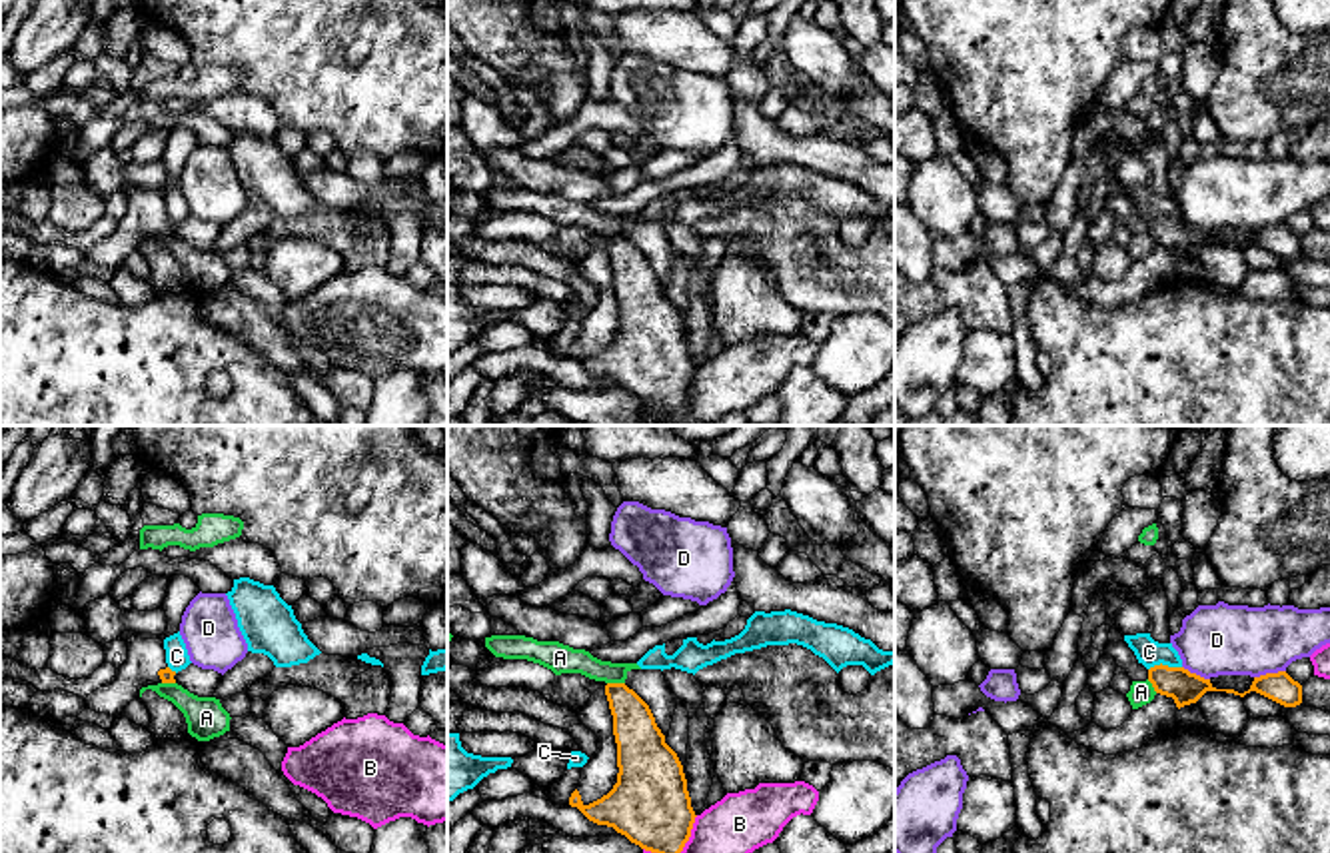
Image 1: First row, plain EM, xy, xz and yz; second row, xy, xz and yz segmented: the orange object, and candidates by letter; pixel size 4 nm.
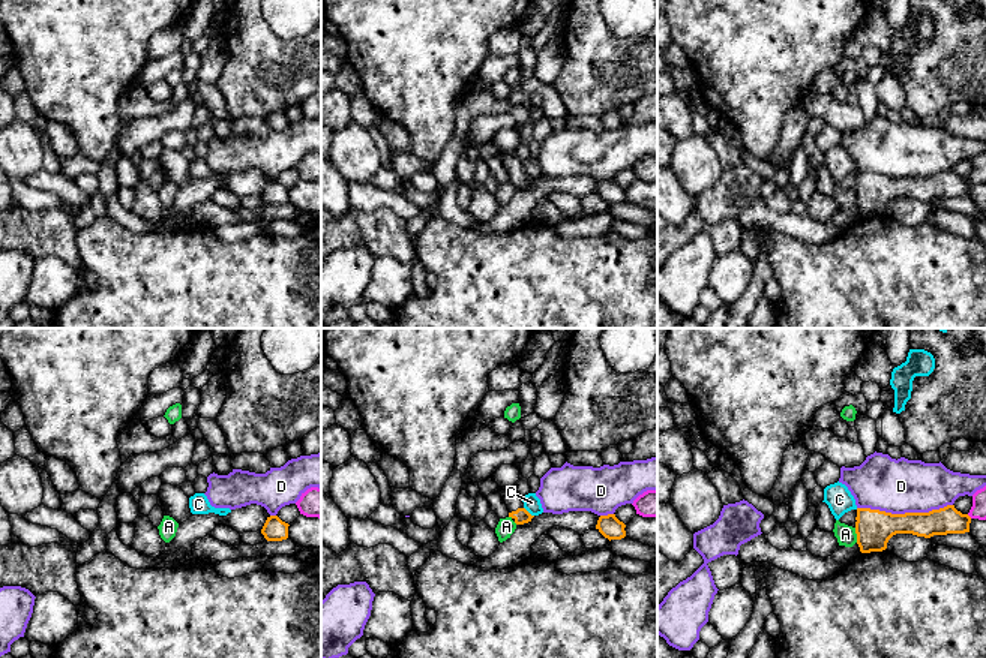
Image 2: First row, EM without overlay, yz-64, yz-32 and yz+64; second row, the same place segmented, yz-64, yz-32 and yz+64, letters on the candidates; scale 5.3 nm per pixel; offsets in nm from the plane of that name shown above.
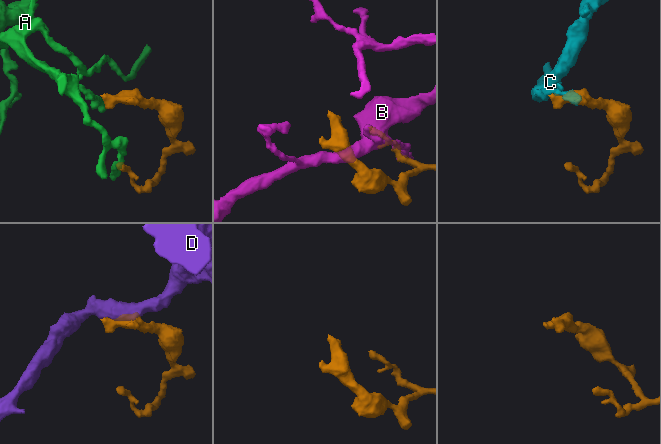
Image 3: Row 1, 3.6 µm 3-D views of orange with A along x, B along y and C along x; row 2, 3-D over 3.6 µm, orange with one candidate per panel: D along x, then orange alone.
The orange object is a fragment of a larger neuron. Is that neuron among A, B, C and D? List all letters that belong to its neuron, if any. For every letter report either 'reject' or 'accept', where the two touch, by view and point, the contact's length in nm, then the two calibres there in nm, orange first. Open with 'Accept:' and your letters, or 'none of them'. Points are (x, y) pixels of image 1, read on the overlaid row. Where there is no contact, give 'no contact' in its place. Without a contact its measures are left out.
Accept: none of them
A: reject | xz (616, 684) | 70 nm | 180/120 nm
B: reject | xz (689, 834) | 170 nm | 320/240 nm
C: reject | yz (1165, 666) | 140 nm | 140/110 nm
D: reject | yz (1269, 674) | 130 nm | 120/280 nm

